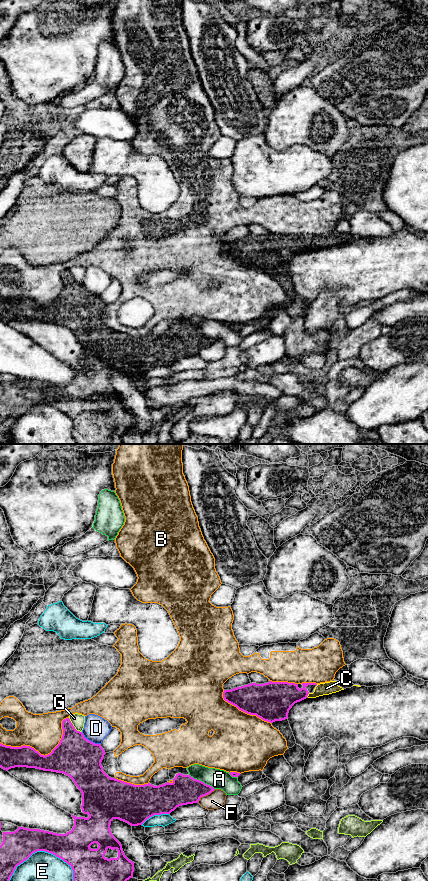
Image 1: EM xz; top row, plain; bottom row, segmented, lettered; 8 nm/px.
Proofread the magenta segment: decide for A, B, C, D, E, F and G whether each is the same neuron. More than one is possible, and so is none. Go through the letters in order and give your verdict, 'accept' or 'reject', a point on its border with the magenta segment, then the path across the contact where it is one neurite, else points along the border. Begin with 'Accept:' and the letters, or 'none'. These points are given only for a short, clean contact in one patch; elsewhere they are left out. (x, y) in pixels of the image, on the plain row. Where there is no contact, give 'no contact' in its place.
Accept: C
A: reject; contact xz (201, 333)
B: reject; contact xz (43, 307)
C: accept; contact xz (307, 247); way xz (276, 250), (283, 247), (307, 247), (314, 247), (326, 240)
D: reject; contact xz (90, 293)
E: reject; contact xz (33, 404)
F: reject; contact xz (205, 347)
G: reject; contact xz (73, 278)

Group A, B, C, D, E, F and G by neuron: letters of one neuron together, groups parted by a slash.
A / B / C / D / E / F / G

